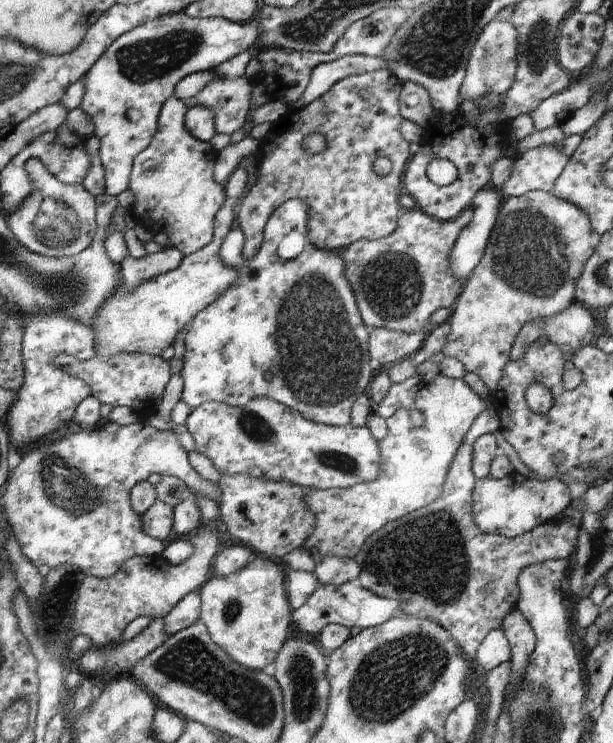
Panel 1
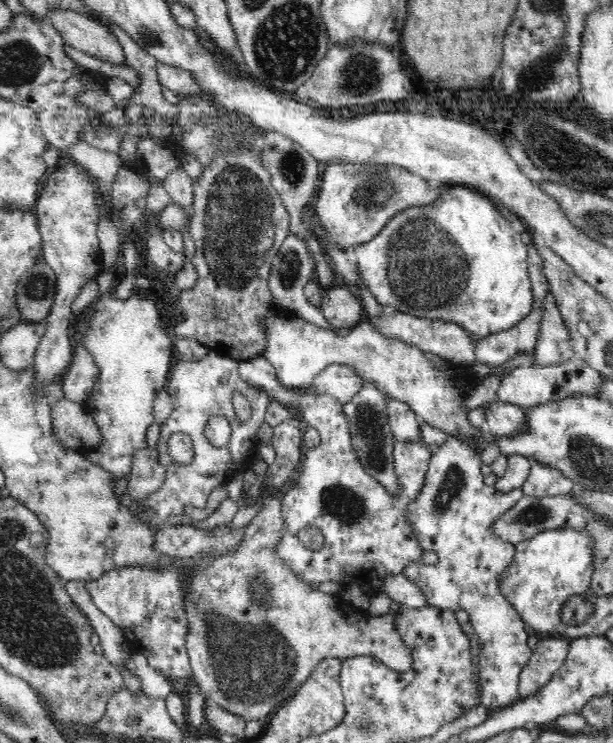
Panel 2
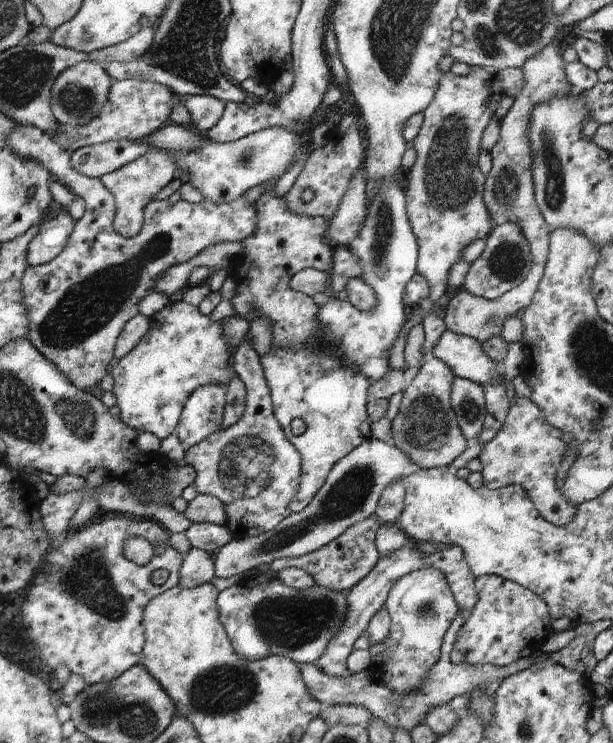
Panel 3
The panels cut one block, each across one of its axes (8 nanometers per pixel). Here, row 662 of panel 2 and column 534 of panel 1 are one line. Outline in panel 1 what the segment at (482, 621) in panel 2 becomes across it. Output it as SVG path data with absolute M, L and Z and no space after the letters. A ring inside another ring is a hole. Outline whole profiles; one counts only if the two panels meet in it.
M514 472L503 479L495 479L492 476L476 479L472 500L475 523L482 533L514 538L538 523L561 514L573 498L570 496L568 485L559 478L520 478L520 475Z

